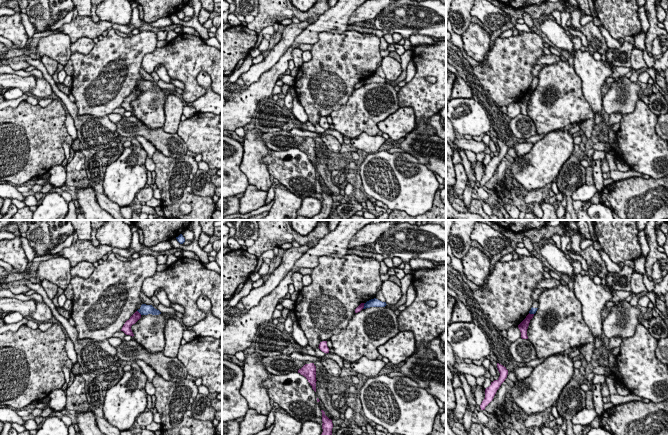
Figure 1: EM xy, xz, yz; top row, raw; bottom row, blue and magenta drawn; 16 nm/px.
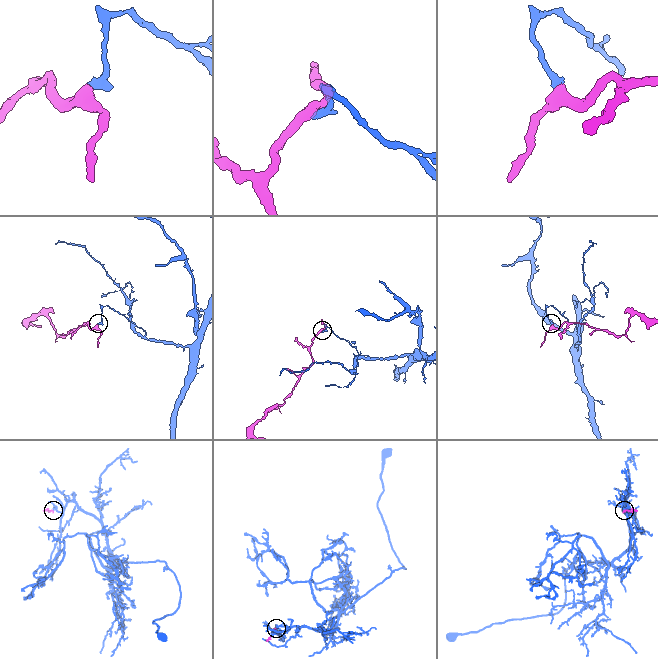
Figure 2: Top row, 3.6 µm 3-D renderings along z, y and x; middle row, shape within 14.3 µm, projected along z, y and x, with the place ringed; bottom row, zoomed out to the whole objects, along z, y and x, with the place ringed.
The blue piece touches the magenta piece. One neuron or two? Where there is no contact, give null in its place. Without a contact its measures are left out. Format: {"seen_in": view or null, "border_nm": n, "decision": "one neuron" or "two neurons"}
{"seen_in": "xy", "border_nm": 110, "decision": "two neurons"}

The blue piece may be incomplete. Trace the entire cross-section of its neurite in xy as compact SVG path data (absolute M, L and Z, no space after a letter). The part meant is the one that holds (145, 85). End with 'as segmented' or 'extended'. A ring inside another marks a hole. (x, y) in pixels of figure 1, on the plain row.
M142 80L141 83L137 86L141 91L159 91L161 88L155 85L152 81Z | as segmented

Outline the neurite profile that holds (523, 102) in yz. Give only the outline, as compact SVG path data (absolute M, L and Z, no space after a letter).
M528 90L526 94L518 101L518 104L521 108L521 114L522 115L528 115L527 112L527 105L530 99L530 96L533 94L534 90Z

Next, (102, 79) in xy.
M111 28L102 40L95 43L87 55L72 53L71 94L75 98L78 115L102 117L121 107L125 98L138 86L137 83L143 80L140 74L142 60L146 54L156 50L157 42L155 32L140 31L137 35L121 37Z

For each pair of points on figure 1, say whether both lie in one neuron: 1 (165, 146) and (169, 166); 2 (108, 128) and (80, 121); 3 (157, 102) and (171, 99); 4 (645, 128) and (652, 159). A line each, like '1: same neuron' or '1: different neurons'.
1: different neurons
2: same neuron
3: different neurons
4: same neuron

